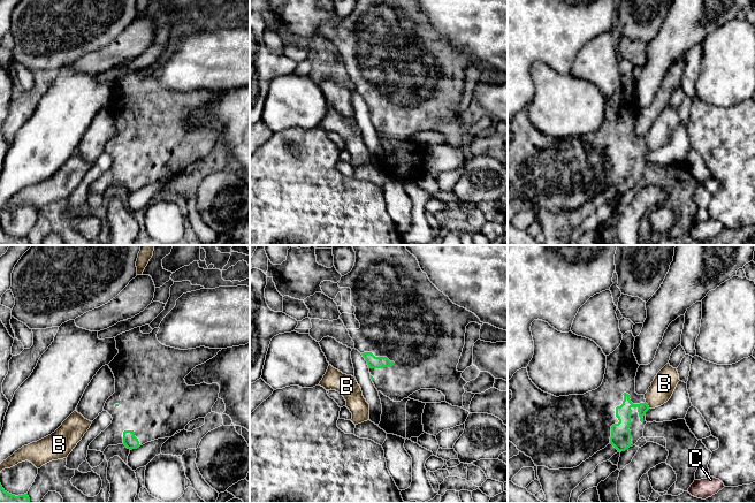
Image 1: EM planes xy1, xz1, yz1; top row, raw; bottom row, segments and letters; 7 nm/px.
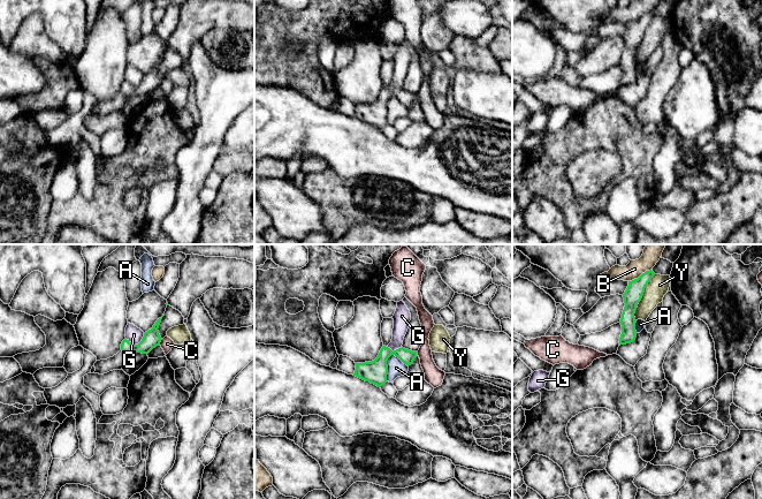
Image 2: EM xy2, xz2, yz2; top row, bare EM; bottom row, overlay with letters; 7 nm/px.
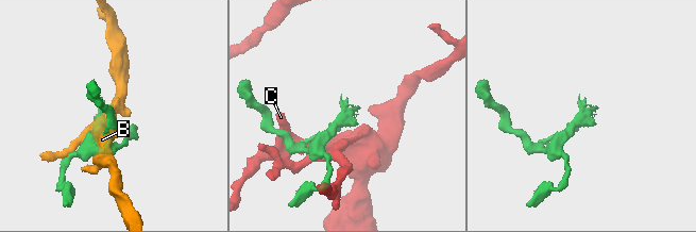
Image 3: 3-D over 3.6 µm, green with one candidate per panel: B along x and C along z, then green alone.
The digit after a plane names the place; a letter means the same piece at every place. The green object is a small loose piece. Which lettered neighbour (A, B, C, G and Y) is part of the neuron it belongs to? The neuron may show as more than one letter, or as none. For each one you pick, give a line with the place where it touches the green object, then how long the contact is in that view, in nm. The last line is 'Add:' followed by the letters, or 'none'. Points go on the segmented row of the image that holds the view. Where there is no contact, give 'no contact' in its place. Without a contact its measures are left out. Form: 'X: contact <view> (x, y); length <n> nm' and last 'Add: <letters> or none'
Add: none

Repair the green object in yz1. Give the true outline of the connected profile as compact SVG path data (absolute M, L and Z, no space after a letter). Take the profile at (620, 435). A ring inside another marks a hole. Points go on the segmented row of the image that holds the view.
M632 331L623 335L620 345L607 356L602 384L584 395L556 397L539 389L529 379L527 368L517 371L508 381L508 390L512 391L512 398L508 402L508 441L531 457L536 466L546 466L549 470L577 467L608 444L612 444L619 452L635 445L643 436L643 428L647 424L646 412L649 406L645 395L635 393L635 376L640 365L633 353L634 341Z

